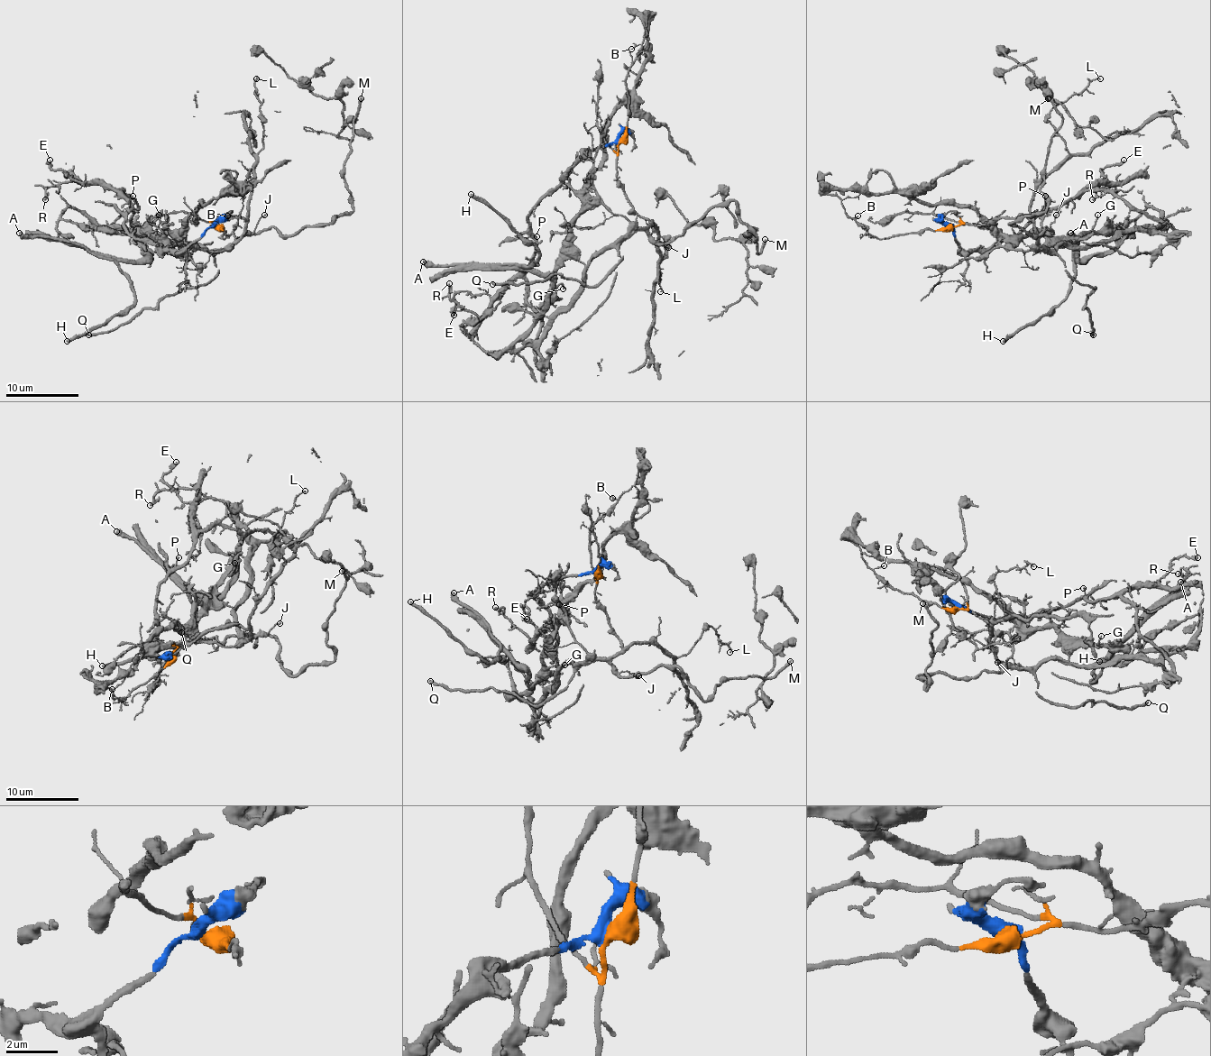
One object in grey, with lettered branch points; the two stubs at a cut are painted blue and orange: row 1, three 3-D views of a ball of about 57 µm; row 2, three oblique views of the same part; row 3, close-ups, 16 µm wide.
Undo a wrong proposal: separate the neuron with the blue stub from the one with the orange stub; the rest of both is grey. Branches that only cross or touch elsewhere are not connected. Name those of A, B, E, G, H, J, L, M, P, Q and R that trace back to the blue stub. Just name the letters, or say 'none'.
A, E, G, H, P, R

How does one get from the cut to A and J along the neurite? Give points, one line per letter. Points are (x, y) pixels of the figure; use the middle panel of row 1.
A: (618, 141), (591, 150), (532, 209), (527, 305), (541, 321), (550, 286), (541, 275), (423, 261)
J: (619, 141), (616, 153), (616, 180), (625, 198), (648, 223), (648, 234), (669, 248)

